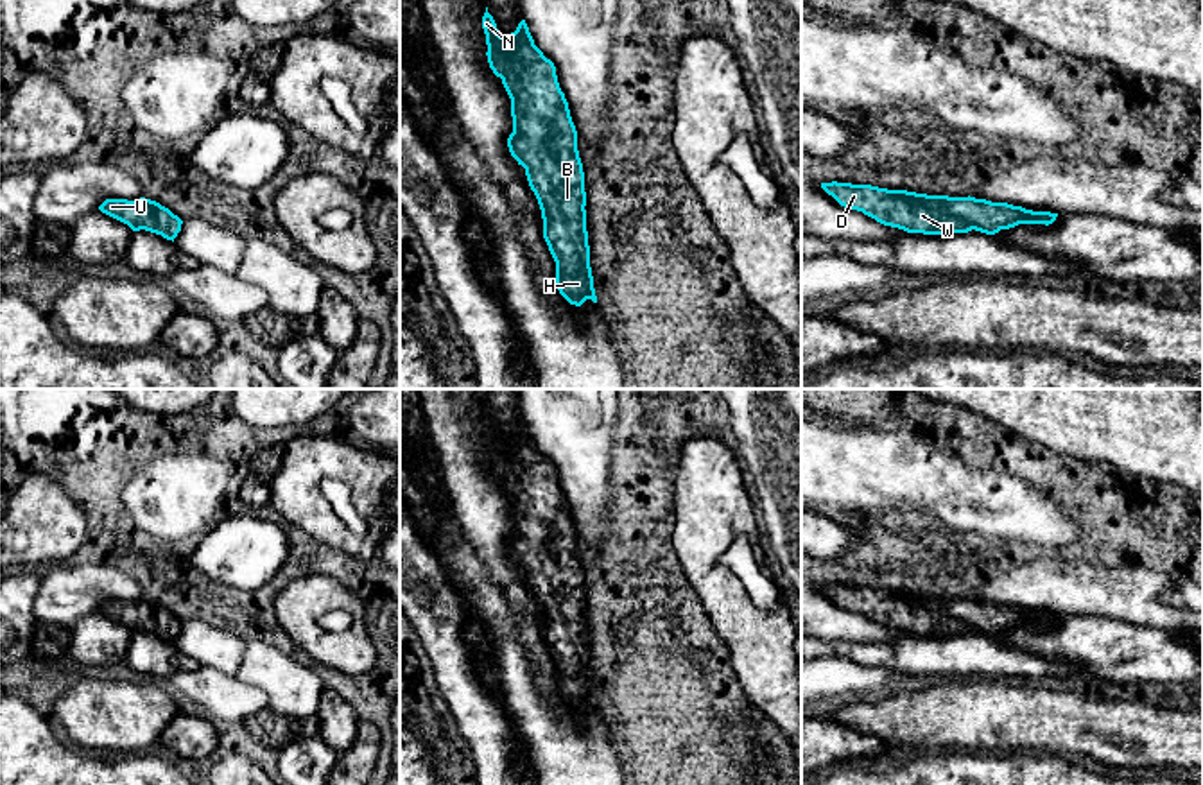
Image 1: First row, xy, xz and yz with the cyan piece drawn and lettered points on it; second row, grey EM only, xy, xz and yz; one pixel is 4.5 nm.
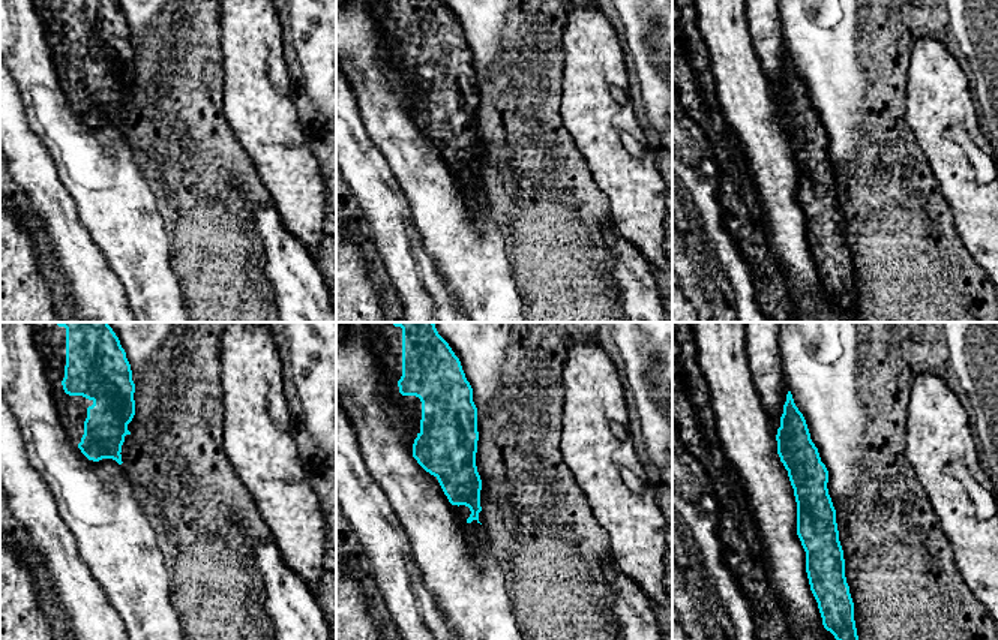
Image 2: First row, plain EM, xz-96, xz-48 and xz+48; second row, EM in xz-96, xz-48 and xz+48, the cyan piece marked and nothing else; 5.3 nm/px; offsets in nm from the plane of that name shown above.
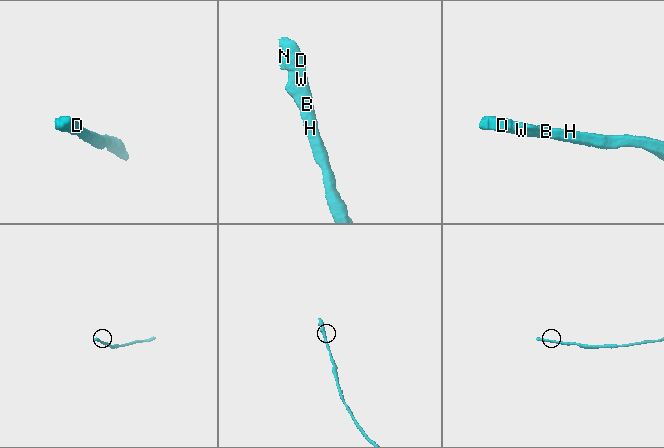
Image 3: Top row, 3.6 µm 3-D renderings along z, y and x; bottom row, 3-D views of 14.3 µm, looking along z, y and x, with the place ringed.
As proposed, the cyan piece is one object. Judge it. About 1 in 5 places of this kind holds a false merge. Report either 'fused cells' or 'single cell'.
single cell

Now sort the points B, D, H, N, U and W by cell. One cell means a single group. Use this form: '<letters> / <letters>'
B D H N U W

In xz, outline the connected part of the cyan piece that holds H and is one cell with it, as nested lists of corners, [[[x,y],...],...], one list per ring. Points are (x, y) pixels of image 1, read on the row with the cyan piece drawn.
[[[486,7],[482,29],[489,68],[502,79],[511,99],[513,133],[507,138],[507,147],[518,165],[525,168],[529,186],[538,199],[543,219],[543,238],[556,262],[558,290],[576,306],[581,306],[586,299],[597,303],[590,267],[584,172],[577,151],[577,131],[565,93],[559,88],[556,66],[534,45],[525,20],[509,36],[500,36]]]

